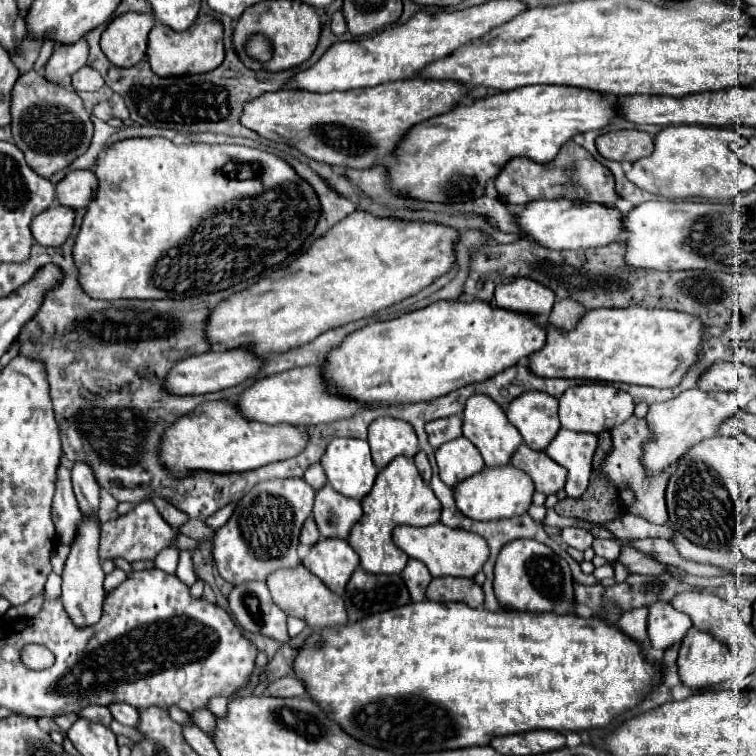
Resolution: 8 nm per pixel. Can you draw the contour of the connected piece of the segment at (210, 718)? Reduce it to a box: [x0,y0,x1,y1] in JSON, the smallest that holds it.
[189,710,215,736]

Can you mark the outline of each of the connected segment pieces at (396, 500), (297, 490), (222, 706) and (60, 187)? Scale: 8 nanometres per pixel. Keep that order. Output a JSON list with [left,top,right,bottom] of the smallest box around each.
[[349,458,441,574],[213,478,315,584],[207,696,227,716],[57,170,97,210]]

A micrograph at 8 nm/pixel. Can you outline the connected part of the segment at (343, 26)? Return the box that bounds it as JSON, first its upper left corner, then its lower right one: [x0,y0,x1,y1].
[331,10,347,34]

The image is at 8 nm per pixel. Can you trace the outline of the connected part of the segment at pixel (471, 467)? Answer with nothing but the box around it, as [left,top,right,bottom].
[435,436,485,488]

